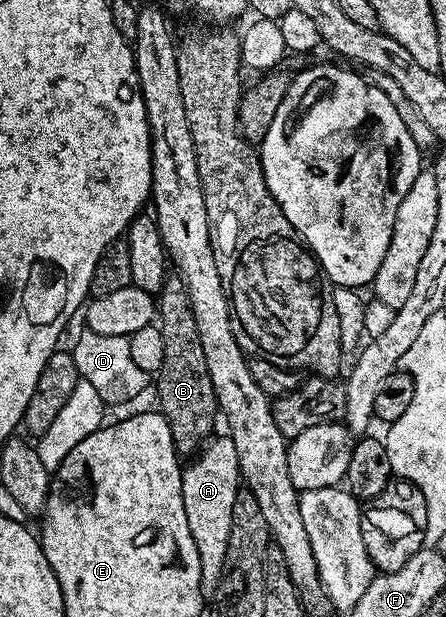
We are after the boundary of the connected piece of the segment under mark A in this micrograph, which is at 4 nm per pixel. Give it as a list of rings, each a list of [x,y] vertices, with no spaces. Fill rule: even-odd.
[[[230,437],[212,438],[198,452],[191,464],[183,467],[181,481],[181,497],[185,501],[185,518],[189,520],[189,533],[193,537],[193,545],[197,545],[197,557],[201,561],[201,589],[204,596],[214,596],[217,581],[221,581],[221,569],[225,565],[225,553],[229,549],[229,529],[233,529],[233,501],[241,490],[241,476],[237,461],[237,448]]]

